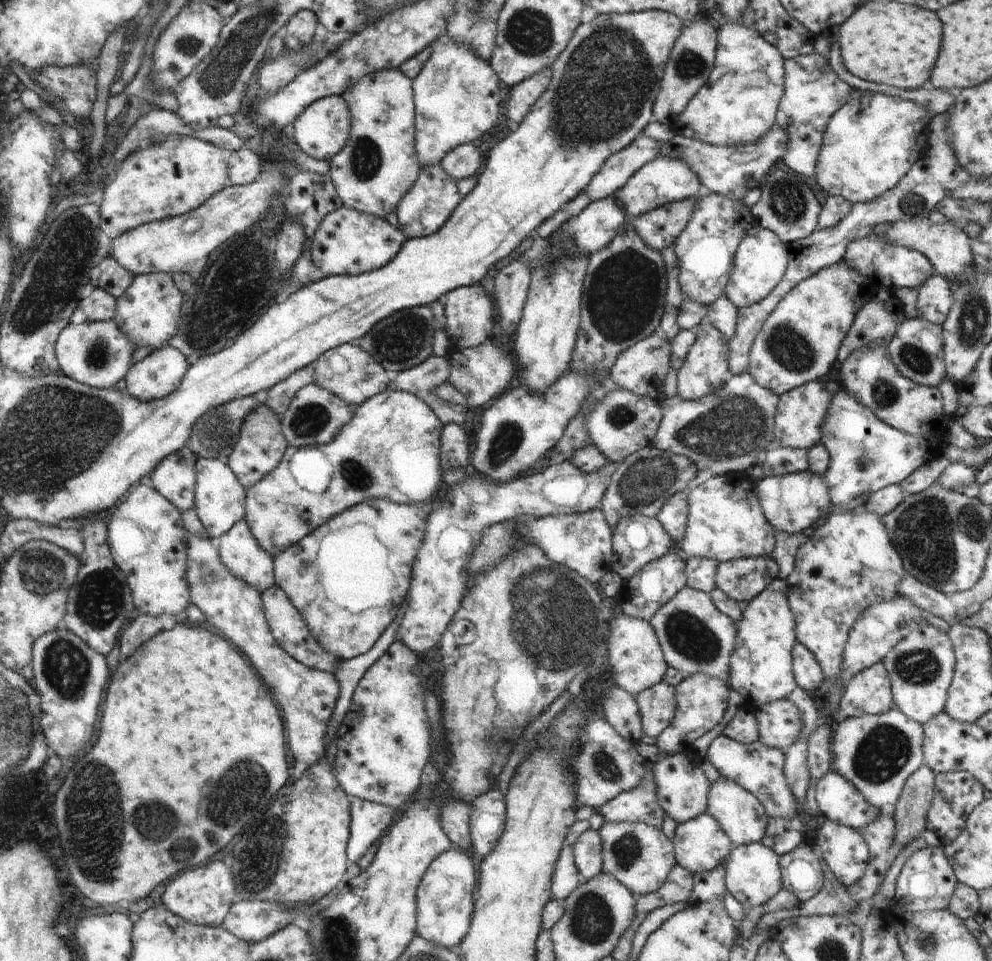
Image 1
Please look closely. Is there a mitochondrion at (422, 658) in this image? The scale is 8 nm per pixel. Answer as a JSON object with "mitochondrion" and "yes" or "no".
{"mitochondrion":"no"}

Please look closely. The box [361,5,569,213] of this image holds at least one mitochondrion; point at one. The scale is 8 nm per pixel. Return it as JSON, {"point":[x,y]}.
{"point":[528,32]}

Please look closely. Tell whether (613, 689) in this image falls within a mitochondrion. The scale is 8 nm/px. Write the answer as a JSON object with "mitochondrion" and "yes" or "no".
{"mitochondrion":"no"}

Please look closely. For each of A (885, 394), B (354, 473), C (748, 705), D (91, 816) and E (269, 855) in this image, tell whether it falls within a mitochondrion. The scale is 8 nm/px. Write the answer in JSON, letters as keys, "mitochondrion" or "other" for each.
{"A":"mitochondrion","B":"mitochondrion","C":"other","D":"mitochondrion","E":"mitochondrion"}

